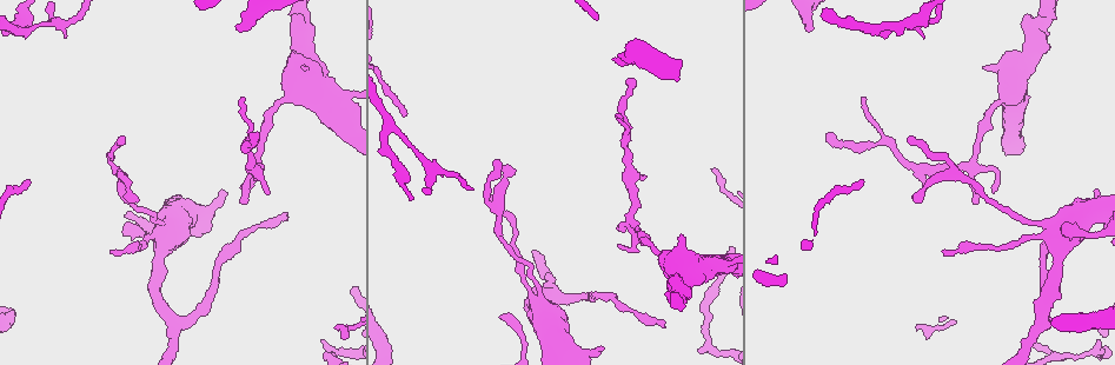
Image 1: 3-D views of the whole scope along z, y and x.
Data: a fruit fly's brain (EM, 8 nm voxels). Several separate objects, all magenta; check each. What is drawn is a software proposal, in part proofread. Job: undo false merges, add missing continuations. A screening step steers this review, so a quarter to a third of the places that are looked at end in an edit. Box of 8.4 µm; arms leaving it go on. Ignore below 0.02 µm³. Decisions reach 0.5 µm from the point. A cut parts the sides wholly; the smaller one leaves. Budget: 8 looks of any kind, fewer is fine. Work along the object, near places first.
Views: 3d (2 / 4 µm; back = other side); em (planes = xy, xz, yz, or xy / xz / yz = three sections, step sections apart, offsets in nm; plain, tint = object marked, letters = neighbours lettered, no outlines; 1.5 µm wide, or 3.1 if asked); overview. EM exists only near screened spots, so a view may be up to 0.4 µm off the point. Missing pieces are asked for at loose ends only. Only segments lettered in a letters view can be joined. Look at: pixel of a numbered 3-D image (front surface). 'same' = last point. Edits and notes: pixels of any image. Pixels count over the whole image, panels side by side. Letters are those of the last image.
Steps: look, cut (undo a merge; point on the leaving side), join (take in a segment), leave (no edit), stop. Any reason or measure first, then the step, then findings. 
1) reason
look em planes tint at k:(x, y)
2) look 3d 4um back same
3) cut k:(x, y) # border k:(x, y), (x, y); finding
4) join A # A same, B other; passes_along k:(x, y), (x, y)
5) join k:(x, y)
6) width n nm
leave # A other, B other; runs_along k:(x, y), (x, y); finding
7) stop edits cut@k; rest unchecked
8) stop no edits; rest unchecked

thin end
look em xz step 4 letters at 1:(910, 136)

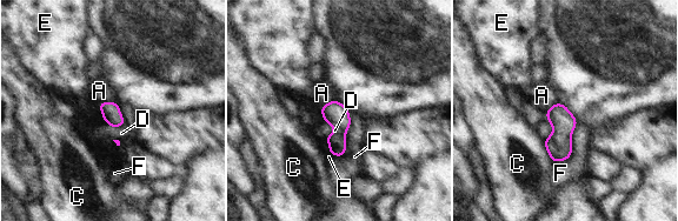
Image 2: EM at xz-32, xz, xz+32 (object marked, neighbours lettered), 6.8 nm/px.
width 120 nm
leave # A other, C other, D other, E other, F other; border 2:(325, 136), (328, 151), (341, 156); none of them fits

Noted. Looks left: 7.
look 3d 2um at 1:(236, 29)

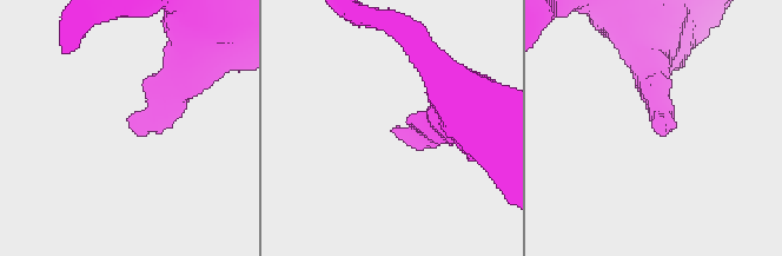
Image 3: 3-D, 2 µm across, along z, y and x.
look em xz step 8 tint at 3:(396, 126)

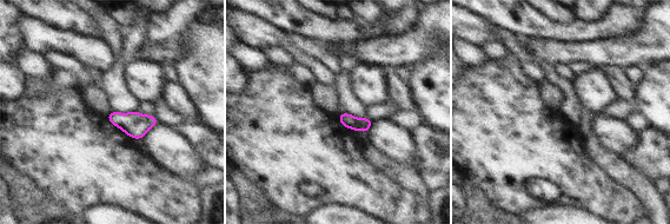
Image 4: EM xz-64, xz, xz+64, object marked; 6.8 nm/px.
cut it another way
look em planes letters same

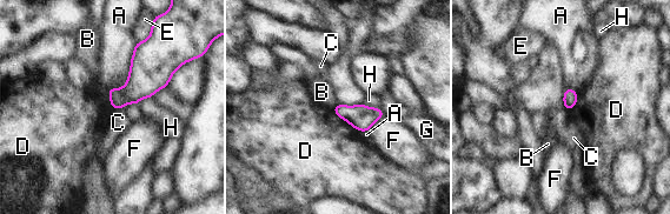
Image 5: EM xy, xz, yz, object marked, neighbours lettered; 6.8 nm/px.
longest_contact A 240 nm
leave # A other, B other, C other, D other, E other, F other, G other, H other; border 5:(108, 89), (108, 100), (112, 107); no lettered segment goes on from it

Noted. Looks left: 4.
tapers out
look 3d 4um at 1:(242, 204)

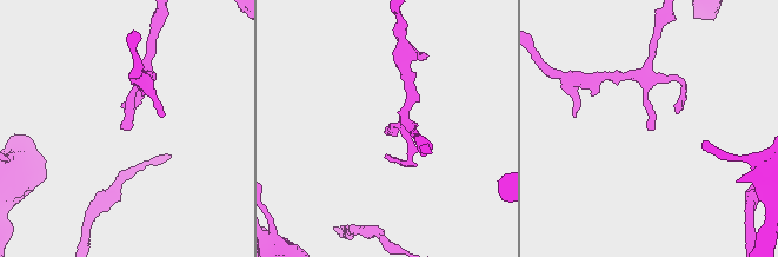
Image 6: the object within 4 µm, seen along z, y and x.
need the tissue
look em planes letters at 6:(390, 129)

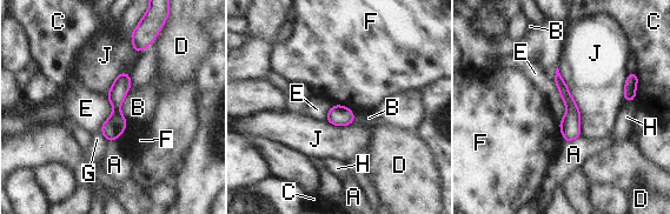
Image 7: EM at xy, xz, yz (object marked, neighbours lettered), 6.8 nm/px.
leave # A other, B other, C other, D other, E other, F other, G other, H other, J other; border 7:(551, 78), (565, 106), (559, 124); none of them fits

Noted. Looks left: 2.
stop no edits; rest unchecked

